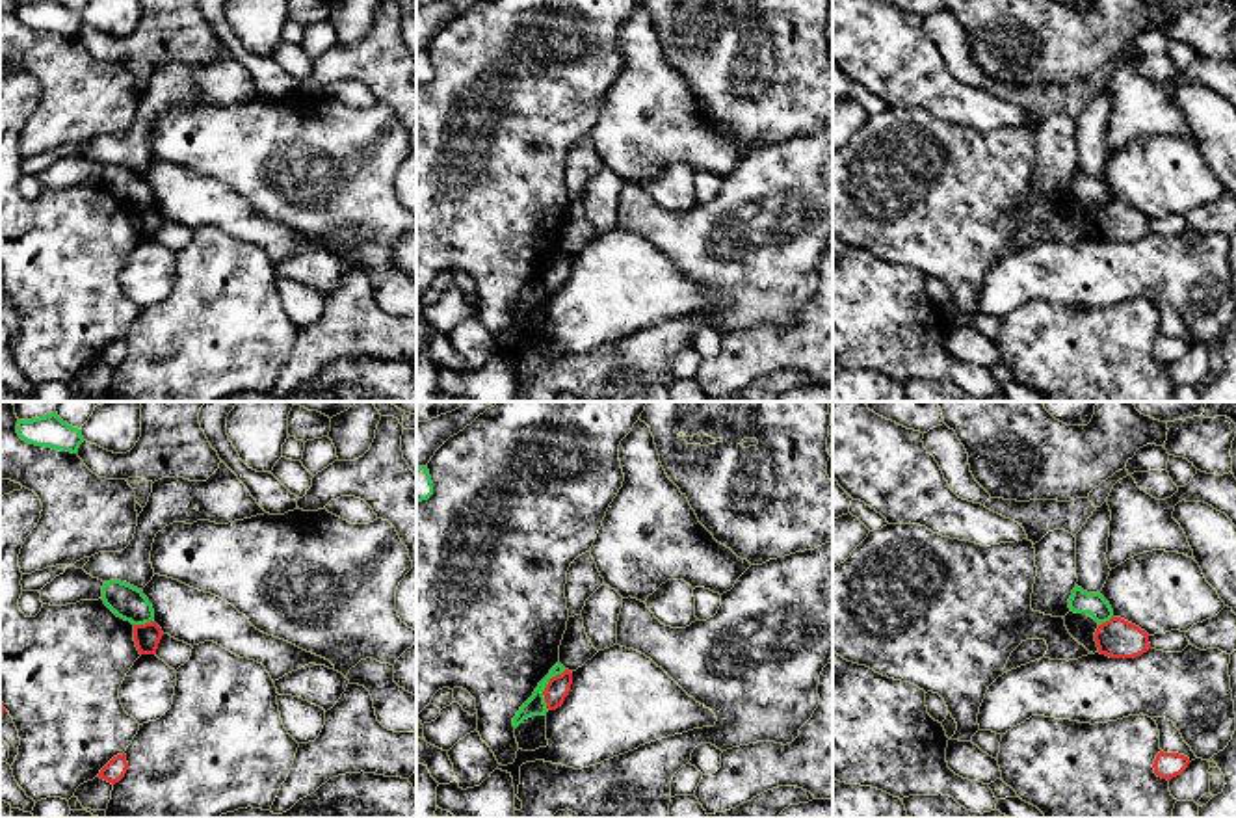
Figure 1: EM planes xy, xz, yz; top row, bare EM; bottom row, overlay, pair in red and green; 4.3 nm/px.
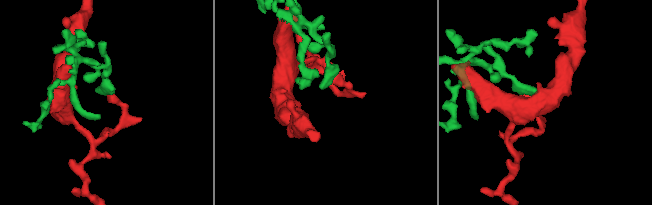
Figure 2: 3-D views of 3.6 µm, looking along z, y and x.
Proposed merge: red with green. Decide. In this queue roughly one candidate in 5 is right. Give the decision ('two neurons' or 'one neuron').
two neurons

